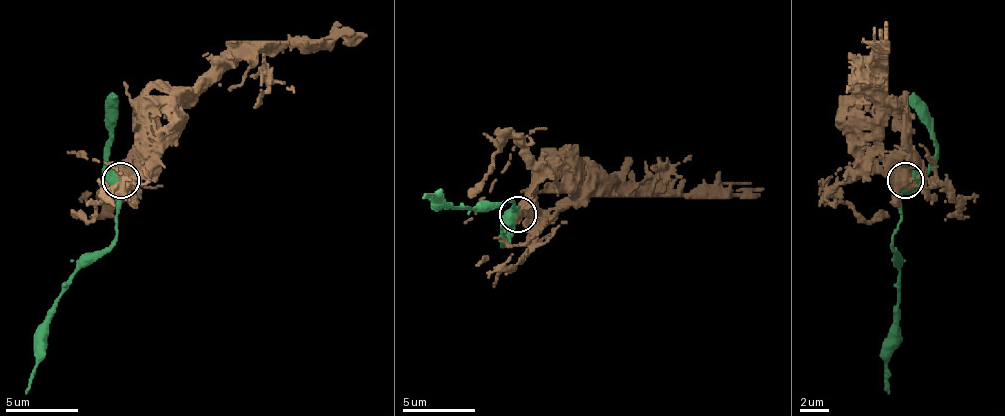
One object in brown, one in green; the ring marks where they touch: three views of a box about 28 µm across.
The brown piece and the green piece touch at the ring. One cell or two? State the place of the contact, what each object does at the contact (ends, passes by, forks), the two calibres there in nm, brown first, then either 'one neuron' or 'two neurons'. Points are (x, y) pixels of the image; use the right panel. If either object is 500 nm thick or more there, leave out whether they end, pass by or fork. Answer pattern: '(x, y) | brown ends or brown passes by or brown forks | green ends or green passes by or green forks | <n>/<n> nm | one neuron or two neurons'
(905, 180) | 750/480 nm | two neurons

